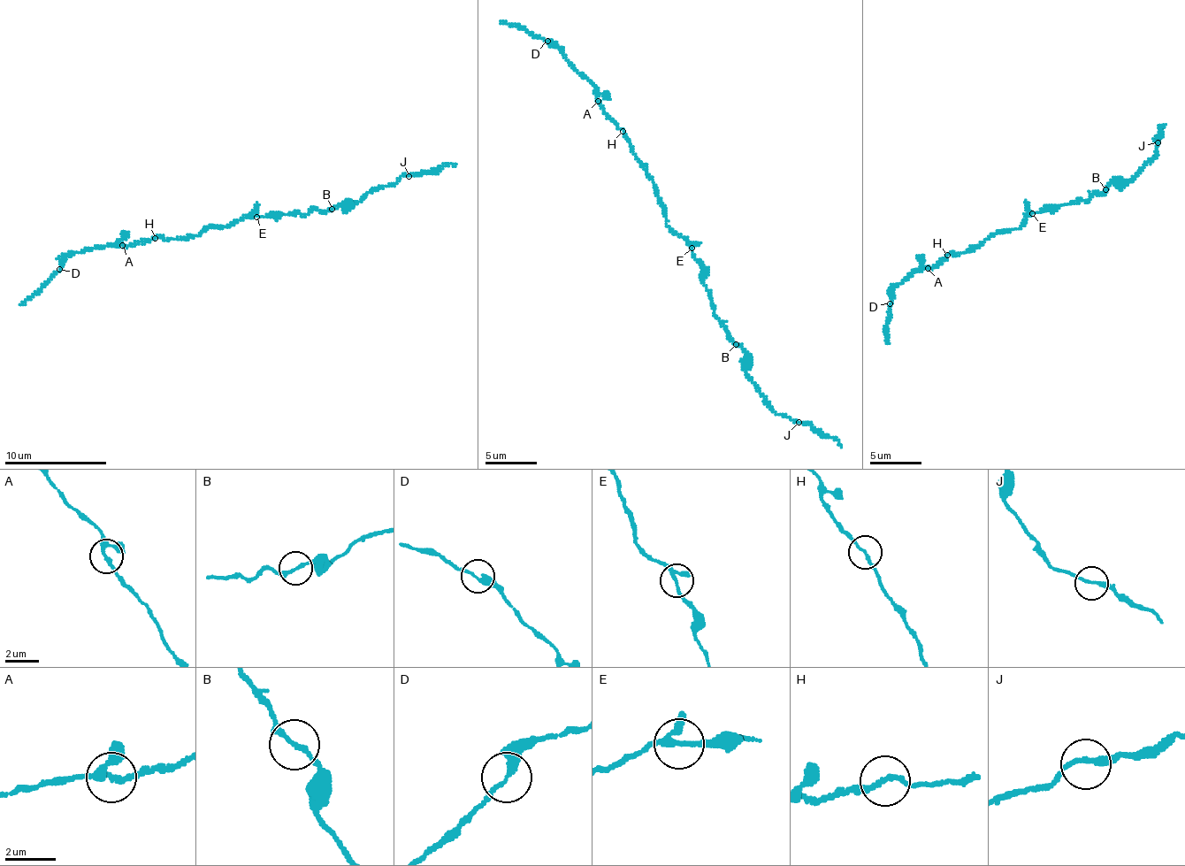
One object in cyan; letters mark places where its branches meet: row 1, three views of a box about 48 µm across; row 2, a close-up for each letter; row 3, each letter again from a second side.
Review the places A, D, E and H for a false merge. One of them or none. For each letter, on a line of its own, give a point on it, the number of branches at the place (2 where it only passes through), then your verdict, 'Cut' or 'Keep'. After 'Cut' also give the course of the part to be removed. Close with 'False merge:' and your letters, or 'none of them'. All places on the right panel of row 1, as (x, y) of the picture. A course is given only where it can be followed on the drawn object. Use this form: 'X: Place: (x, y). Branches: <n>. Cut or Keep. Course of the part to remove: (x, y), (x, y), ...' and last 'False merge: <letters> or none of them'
A: Place: (928, 268). Branches: 3. Keep
D: Place: (890, 303). Branches: 2. Keep
E: Place: (1032, 213). Branches: 3. Keep
H: Place: (947, 255). Branches: 2. Keep
False merge: none of them

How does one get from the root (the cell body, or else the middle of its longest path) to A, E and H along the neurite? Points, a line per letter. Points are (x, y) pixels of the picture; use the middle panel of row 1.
A: (676, 232), (666, 224), (666, 208), (661, 203), (646, 166), (635, 157), (626, 134), (603, 111), (598, 101)
E: (676, 232), (692, 247)
H: (676, 232), (666, 224), (666, 208), (658, 195), (653, 177), (635, 157), (623, 132)

